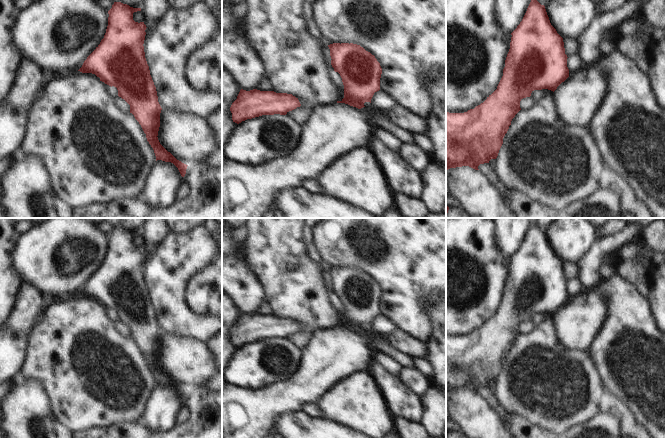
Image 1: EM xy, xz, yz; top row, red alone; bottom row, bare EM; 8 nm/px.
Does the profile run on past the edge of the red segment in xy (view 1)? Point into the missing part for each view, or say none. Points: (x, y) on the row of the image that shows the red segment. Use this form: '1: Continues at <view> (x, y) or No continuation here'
1: No continuation here.

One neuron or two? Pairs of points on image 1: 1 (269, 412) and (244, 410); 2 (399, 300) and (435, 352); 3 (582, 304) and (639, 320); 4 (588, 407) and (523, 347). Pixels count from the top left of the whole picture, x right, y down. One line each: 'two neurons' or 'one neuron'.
1: one neuron
2: two neurons
3: two neurons
4: one neuron

